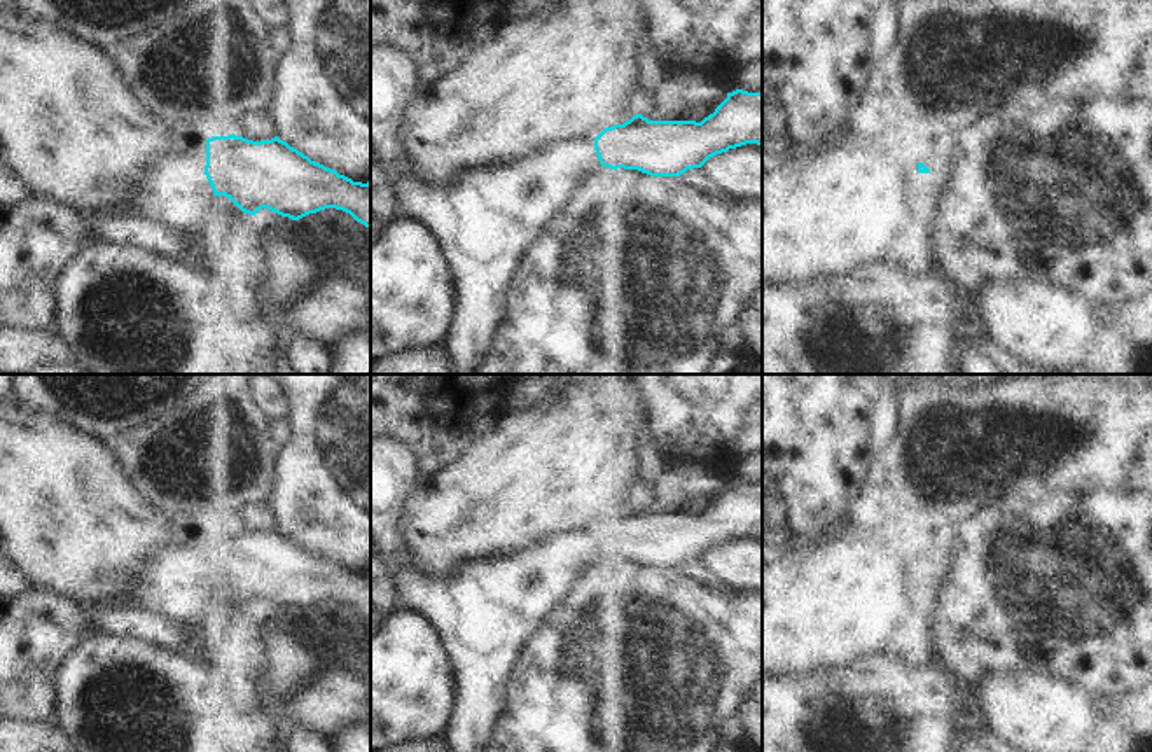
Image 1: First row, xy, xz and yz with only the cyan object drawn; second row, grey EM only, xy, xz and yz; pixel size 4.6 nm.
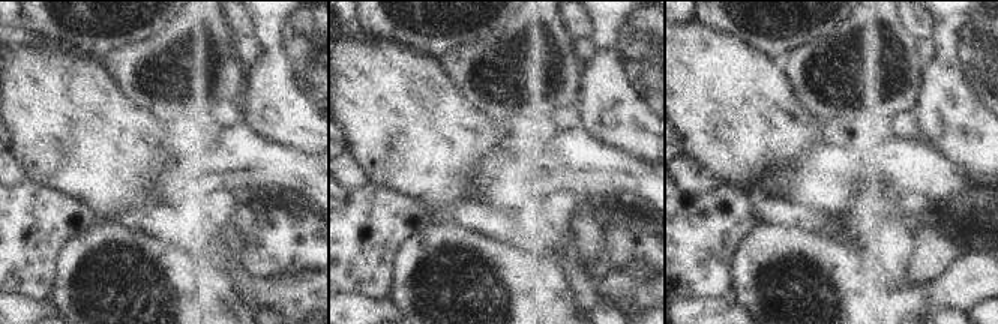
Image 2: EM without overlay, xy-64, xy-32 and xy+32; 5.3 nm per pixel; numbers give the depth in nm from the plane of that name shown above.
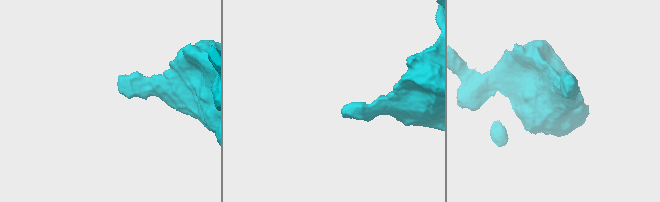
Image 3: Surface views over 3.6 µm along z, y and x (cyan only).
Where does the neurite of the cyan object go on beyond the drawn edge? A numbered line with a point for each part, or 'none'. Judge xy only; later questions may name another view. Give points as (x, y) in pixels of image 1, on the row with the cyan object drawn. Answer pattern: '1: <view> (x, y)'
1: xy (173, 191)

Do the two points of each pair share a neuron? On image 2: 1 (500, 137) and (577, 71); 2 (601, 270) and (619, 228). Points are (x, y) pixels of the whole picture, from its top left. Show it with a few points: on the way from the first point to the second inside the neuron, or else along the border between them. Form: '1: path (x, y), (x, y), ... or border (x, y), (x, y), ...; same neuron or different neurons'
1: border (479, 110), (518, 135); different neurons
2: path (611, 260), (619, 252), (619, 239); same neuron

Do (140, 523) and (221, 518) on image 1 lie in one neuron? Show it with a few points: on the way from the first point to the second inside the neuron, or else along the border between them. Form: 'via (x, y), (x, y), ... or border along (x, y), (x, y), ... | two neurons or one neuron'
border along (144, 499), (193, 530) | two neurons

